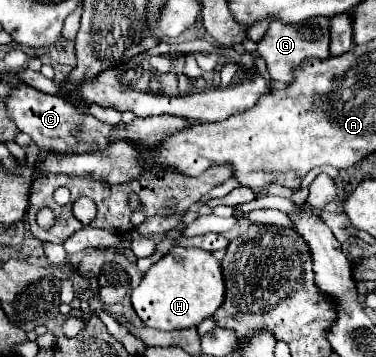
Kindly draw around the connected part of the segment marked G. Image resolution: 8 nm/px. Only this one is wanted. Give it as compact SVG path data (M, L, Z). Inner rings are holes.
M312 17L304 19L296 25L276 25L272 23L258 43L256 53L266 61L268 73L274 81L290 83L292 81L292 69L300 65L308 57L316 59L326 59L328 57L328 41L330 41L330 19L328 17Z

